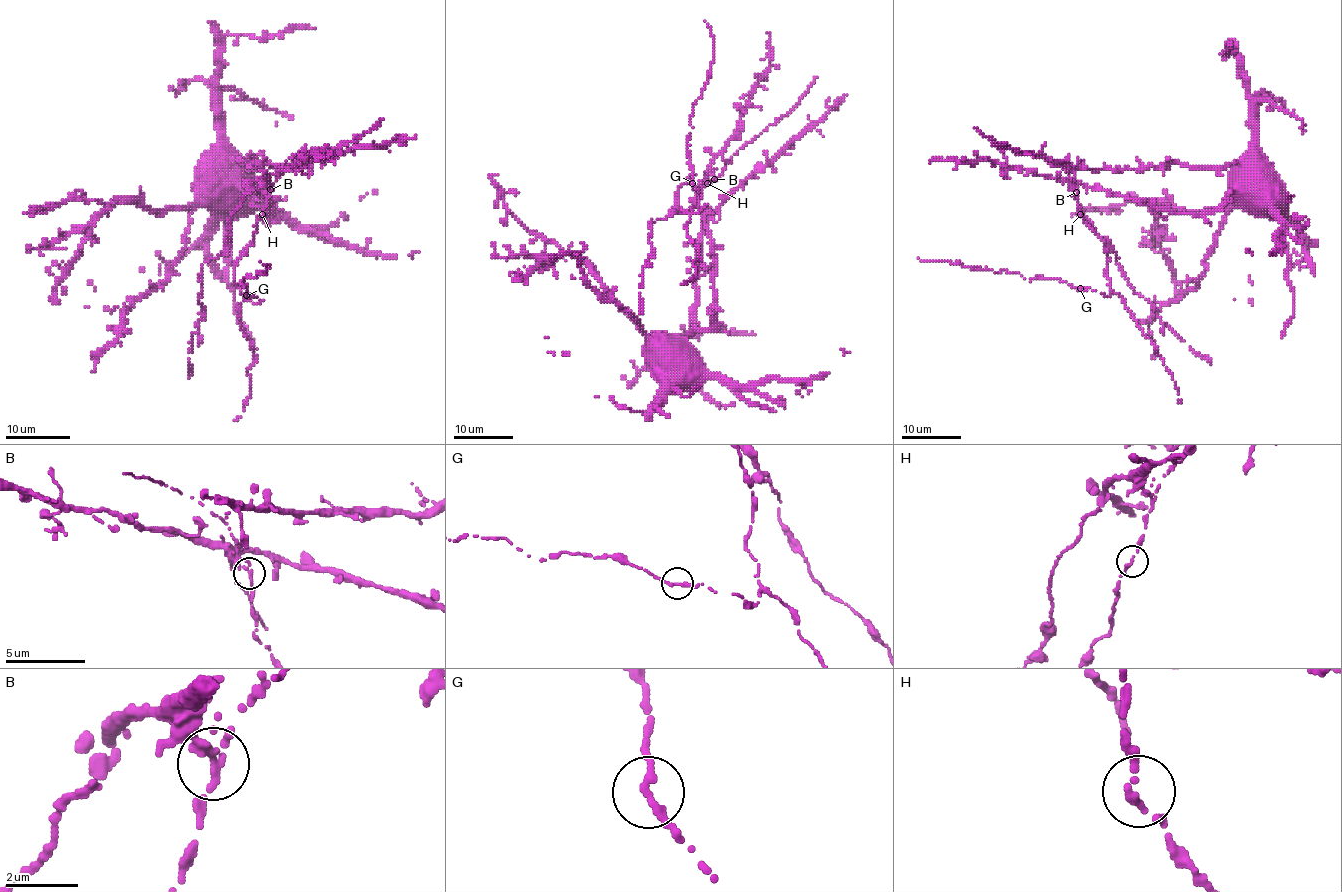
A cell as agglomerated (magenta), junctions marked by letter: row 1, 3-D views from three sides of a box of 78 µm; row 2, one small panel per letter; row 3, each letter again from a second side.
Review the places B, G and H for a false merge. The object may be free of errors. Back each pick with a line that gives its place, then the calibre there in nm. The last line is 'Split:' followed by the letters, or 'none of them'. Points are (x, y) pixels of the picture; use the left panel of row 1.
B: at (270, 189); 220 nm thick
Split: B

